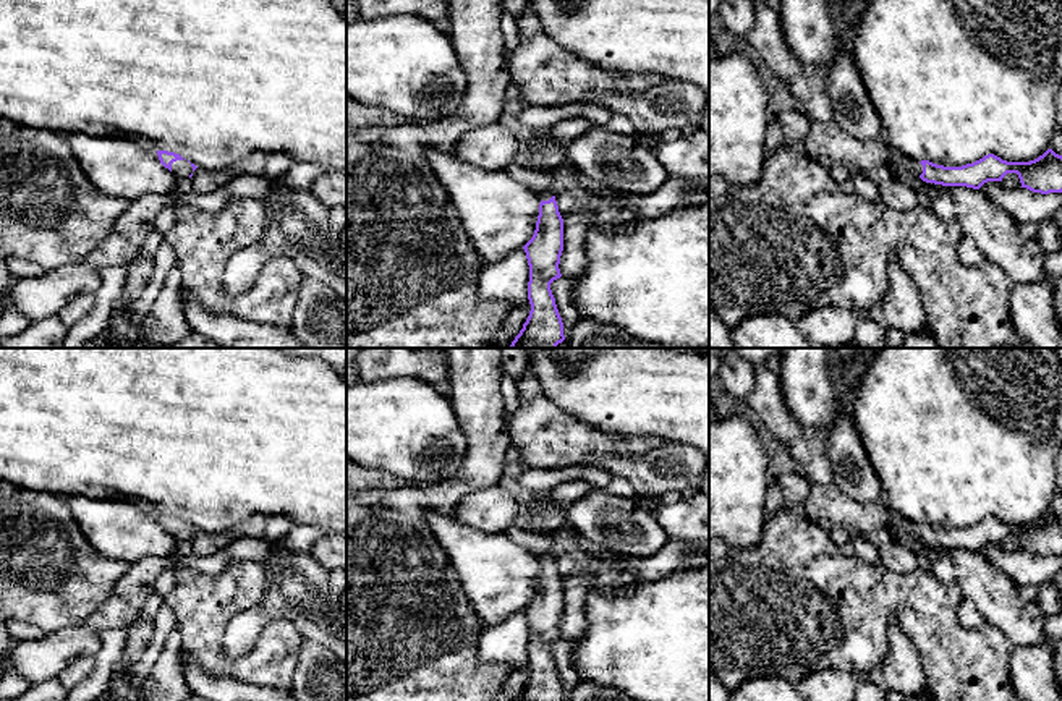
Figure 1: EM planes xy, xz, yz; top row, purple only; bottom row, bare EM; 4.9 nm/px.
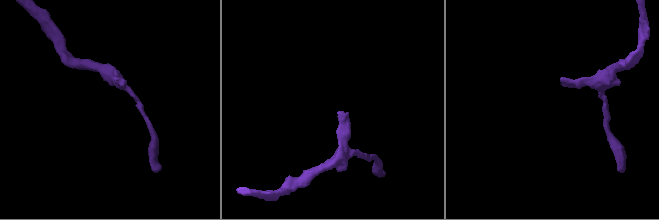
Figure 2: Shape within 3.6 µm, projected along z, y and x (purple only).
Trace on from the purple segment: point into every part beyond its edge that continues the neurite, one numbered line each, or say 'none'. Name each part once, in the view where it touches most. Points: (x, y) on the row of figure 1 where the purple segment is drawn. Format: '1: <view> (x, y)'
1: xy (180, 167)

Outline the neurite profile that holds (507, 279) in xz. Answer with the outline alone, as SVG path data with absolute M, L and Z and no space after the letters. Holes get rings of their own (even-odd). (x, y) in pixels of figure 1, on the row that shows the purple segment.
M523 248L482 267L478 293L486 301L510 301L516 308L528 300L529 266Z

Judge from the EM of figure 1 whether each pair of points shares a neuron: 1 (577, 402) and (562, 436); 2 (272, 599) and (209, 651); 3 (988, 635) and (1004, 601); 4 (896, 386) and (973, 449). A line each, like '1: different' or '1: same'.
1: different
2: different
3: different
4: same

